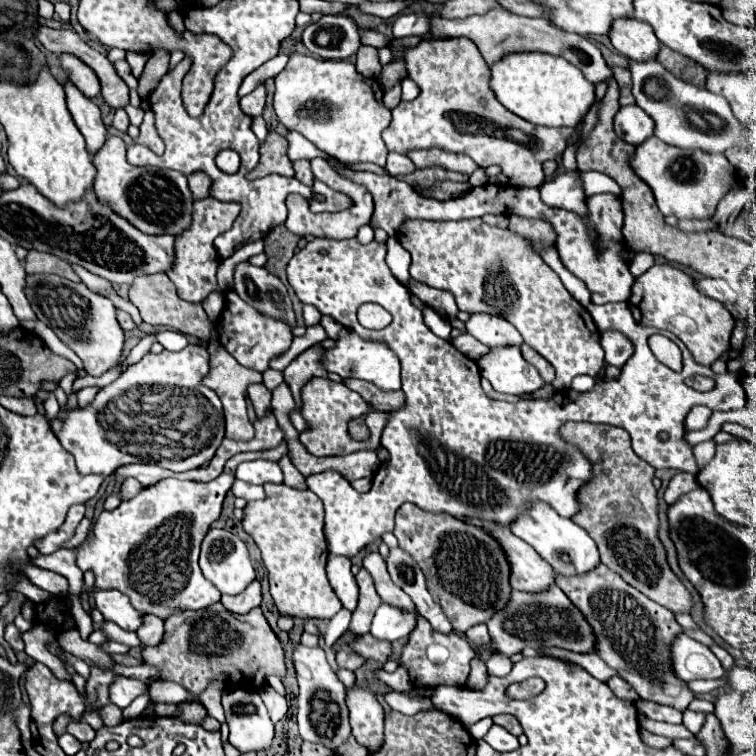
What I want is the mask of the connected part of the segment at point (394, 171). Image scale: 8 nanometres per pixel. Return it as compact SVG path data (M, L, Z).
M389 152L387 156L387 164L383 166L385 172L389 176L399 176L399 174L409 174L413 170L413 162L405 156L405 154L395 154L395 152Z

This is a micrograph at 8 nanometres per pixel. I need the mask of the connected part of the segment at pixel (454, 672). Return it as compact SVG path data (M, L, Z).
M419 616L419 626L411 632L411 638L401 654L401 664L409 668L411 682L415 686L465 686L469 676L469 662L475 658L475 650L471 644L461 638L457 632L441 634L431 628L431 624Z

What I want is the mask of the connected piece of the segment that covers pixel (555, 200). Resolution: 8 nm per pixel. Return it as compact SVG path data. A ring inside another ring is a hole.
M557 176L553 182L545 182L539 186L541 198L545 204L553 208L563 208L569 210L581 218L587 216L587 204L585 204L585 194L581 188L581 180L575 176Z

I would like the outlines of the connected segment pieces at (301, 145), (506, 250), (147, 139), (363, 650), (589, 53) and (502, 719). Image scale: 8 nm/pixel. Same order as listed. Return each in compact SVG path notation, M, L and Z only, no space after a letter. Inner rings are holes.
M289 132L285 138L287 138L287 142L289 142L287 156L289 156L291 162L301 160L301 158L307 158L307 160L313 160L313 158L327 158L325 152L321 152L321 150L319 150L315 144L311 144L305 136L299 136L299 132Z
M483 218L457 220L457 222L435 222L435 220L405 220L397 230L397 240L411 254L411 278L447 290L455 296L455 302L461 312L487 312L499 314L509 320L525 344L537 350L549 364L555 368L557 376L551 382L555 390L565 390L571 386L571 380L579 374L597 376L603 366L603 348L599 344L599 328L595 326L591 314L567 292L559 276L543 262L543 258L533 250L531 242L509 228L497 228L483 222Z
M152 110L145 112L144 120L139 126L140 134L137 142L147 144L155 154L163 154L163 140L159 140L159 135L154 125L155 116Z
M345 634L345 636L341 636L337 640L337 646L333 646L335 652L339 650L341 644L351 644L351 648L355 648L355 652L359 652L363 658L371 658L371 660L377 660L381 664L385 664L389 660L389 656L393 654L391 642L379 640L379 638L371 636L371 634L365 634L365 636L355 638L355 640L353 640L351 634Z
M493 8L485 14L475 14L463 20L443 20L441 16L431 16L431 36L433 38L449 38L449 36L467 36L471 38L479 52L483 54L485 62L491 66L497 58L501 58L503 54L509 52L547 52L547 54L557 54L567 58L571 64L575 64L585 78L591 84L599 84L599 82L609 82L613 78L611 68L605 64L599 48L589 42L587 38L579 36L579 34L569 34L563 32L555 26L551 26L545 18L523 18L517 16L513 12L507 12L505 8Z
M500 714L492 718L493 723L505 727L511 734L518 737L523 733L523 729L518 720L509 714Z

